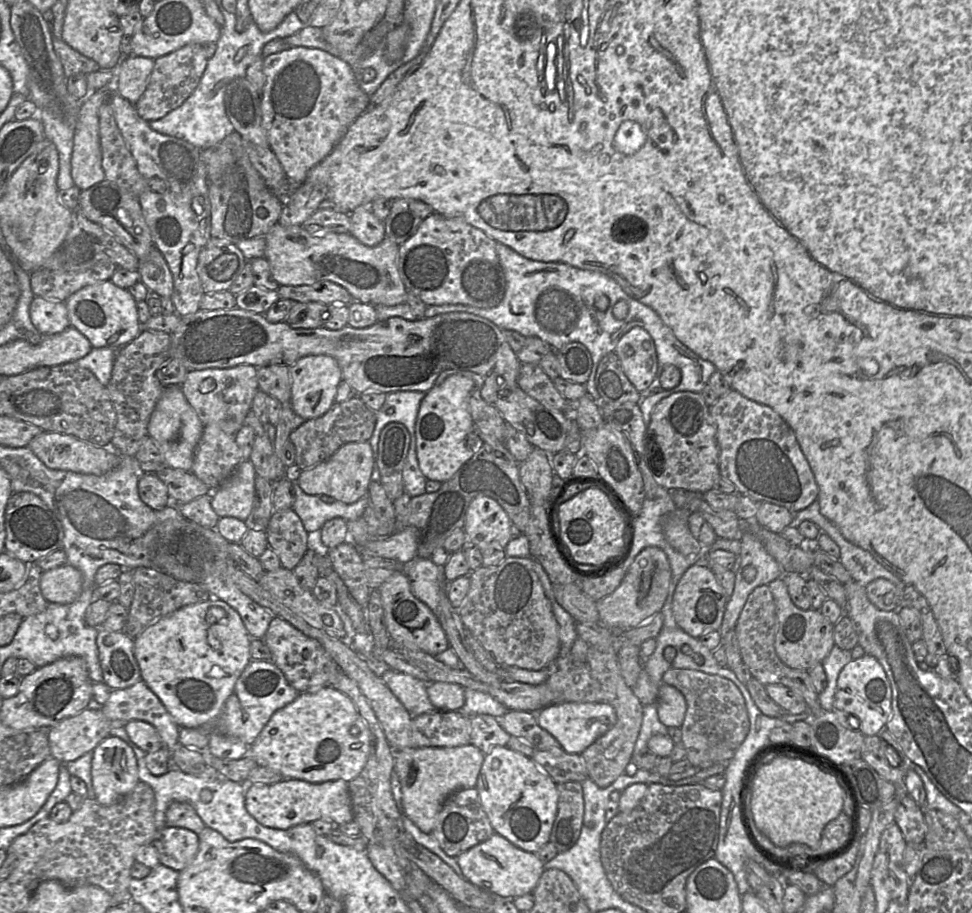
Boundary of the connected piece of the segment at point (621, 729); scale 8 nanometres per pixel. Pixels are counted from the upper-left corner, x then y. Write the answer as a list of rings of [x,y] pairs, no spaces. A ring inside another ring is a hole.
[[[614,633],[614,643],[608,650],[598,650],[589,647],[586,662],[591,675],[597,679],[605,693],[605,702],[610,704],[616,712],[616,723],[603,736],[586,748],[581,756],[585,761],[588,778],[598,787],[606,788],[622,775],[631,761],[632,753],[640,734],[643,719],[643,705],[633,694],[632,689],[625,683],[617,659],[621,643],[617,641]]]

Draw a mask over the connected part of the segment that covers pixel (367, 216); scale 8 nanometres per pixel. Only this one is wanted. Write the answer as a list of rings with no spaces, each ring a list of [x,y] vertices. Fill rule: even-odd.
[[[360,205],[349,213],[351,220],[350,234],[362,244],[374,247],[385,238],[384,222],[370,210],[369,205]]]

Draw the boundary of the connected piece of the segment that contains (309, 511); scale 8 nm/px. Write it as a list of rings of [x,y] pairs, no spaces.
[[[297,481],[291,482],[295,492],[293,510],[301,519],[305,530],[314,538],[327,521],[340,517],[352,522],[361,518],[370,504],[369,498],[361,498],[362,501],[351,506],[345,506],[349,504],[340,501],[325,503],[320,495],[308,495],[299,487]]]

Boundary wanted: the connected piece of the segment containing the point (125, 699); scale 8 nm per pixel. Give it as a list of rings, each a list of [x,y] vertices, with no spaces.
[[[141,679],[130,687],[111,690],[109,698],[99,708],[86,708],[77,715],[65,718],[51,727],[48,731],[51,757],[61,764],[74,761],[87,752],[92,752],[102,740],[111,736],[111,729],[125,726],[130,720],[145,721],[151,724],[156,729],[163,748],[169,755],[179,743],[180,727],[174,722],[160,699]]]

